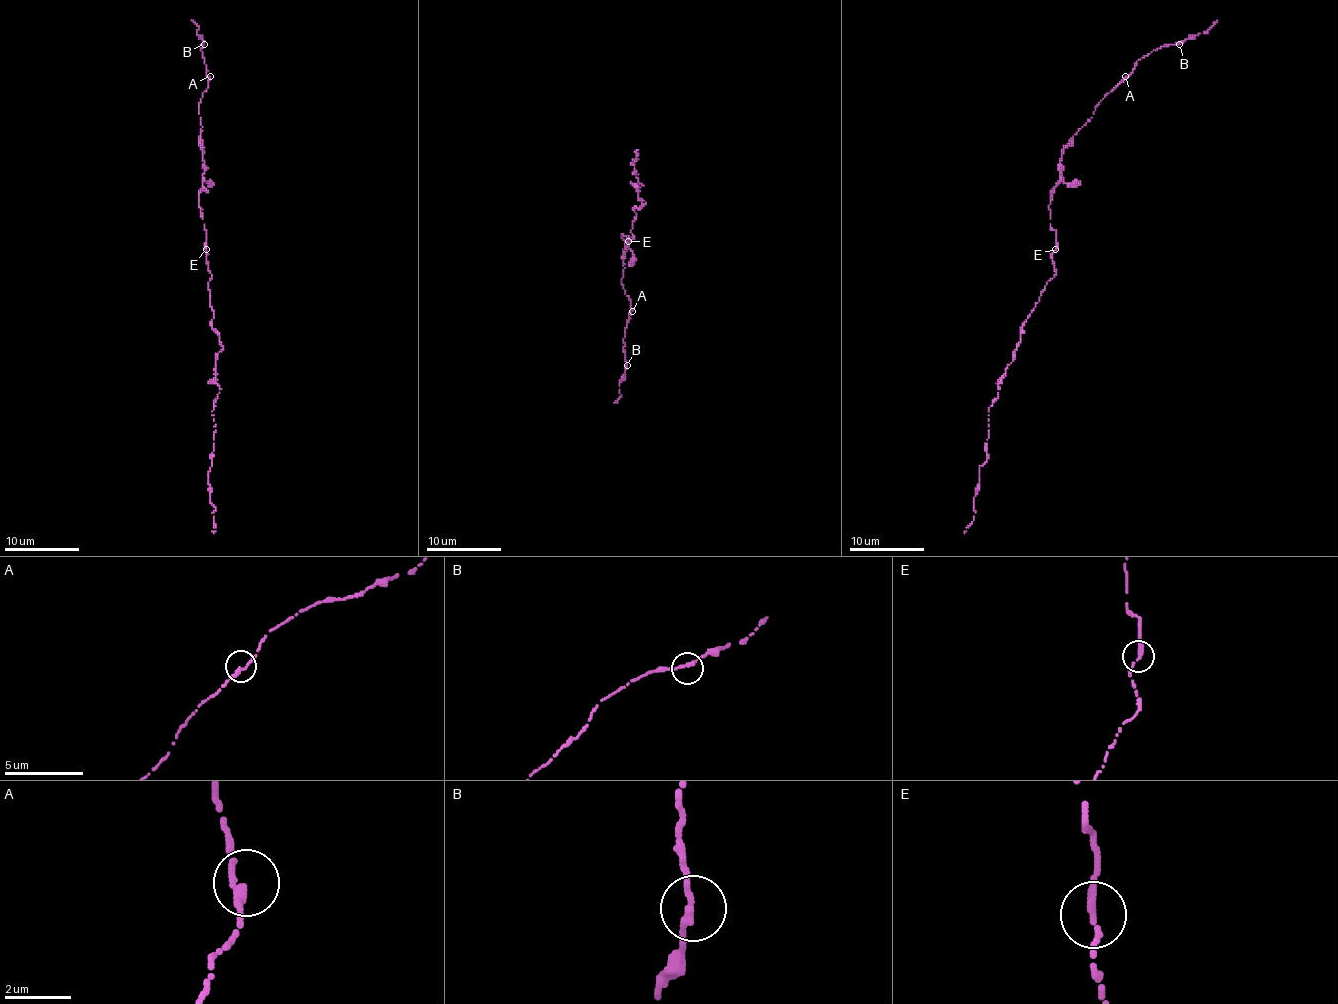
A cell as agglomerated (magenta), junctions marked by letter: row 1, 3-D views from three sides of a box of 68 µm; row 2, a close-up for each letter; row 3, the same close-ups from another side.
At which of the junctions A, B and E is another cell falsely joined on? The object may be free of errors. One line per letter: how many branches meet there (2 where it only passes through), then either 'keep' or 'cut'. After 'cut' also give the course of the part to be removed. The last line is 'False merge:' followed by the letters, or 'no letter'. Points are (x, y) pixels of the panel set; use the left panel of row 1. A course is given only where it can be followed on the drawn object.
A: 2 branches meet; keep
B: 2 branches meet; keep
E: 2 branches meet; keep
False merge: no letter

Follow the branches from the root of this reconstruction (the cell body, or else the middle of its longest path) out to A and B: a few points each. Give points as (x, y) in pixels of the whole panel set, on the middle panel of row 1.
A: (629, 238), (629, 241), (627, 236), (621, 234), (627, 245), (621, 284), (630, 299), (632, 311)
B: (629, 238), (629, 241), (627, 236), (621, 234), (627, 245), (621, 284), (630, 301), (623, 339), (627, 365)

